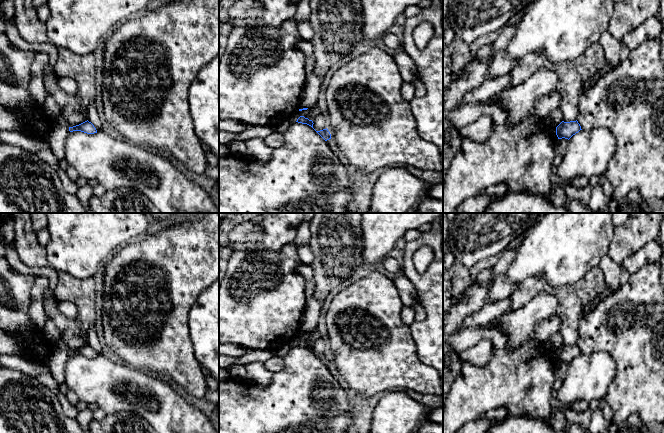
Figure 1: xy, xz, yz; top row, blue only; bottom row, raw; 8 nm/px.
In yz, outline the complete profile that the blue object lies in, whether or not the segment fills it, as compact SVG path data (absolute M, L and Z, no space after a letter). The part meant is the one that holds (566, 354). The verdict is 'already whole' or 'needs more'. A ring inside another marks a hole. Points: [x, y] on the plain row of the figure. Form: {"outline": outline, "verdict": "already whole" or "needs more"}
{"outline": "M562 345L557 351L556 351L556 359L558 363L570 363L573 359L578 357L581 353L580 348L578 345L570 345L570 346L564 346Z", "verdict": "already whole"}

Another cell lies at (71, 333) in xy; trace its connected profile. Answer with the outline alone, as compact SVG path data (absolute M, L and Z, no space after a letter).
M48 287L44 291L45 314L56 324L60 332L60 339L65 342L70 351L87 345L87 336L83 333L78 319L67 318L58 310L57 304L55 292Z

